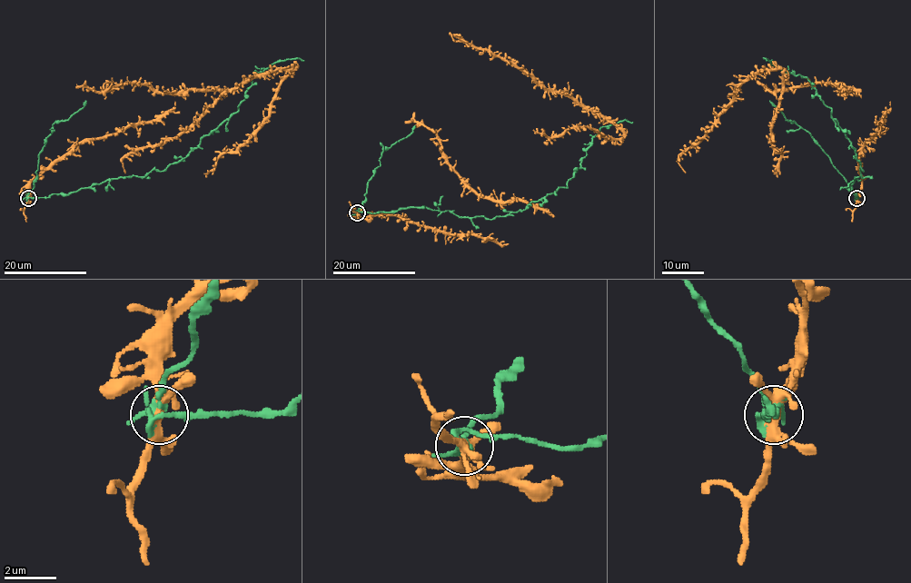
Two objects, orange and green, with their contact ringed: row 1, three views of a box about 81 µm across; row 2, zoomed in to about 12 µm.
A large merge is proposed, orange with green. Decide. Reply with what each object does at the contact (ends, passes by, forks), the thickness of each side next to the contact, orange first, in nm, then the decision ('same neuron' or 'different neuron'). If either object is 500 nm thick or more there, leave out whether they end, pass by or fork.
orange forks; green forks; calibres 320 and 200 nm; different neuron

